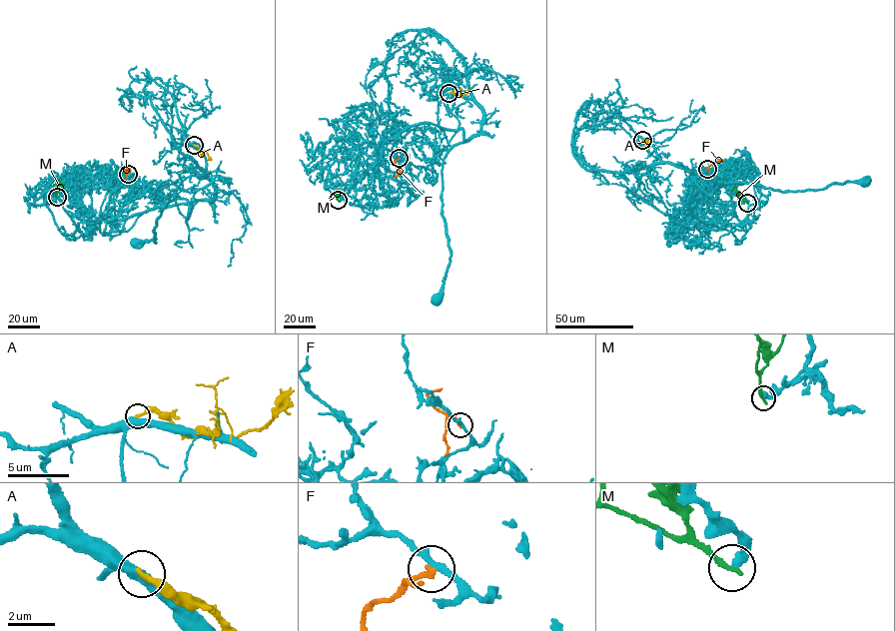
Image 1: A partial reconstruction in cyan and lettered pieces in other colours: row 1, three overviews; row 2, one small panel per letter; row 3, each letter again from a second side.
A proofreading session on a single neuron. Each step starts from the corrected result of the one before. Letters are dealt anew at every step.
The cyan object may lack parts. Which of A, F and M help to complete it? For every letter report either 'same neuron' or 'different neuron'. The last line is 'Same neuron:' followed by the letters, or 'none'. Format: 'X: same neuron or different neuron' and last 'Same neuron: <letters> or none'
A: different neuron
F: different neuron
M: different neuron
Same neuron: none

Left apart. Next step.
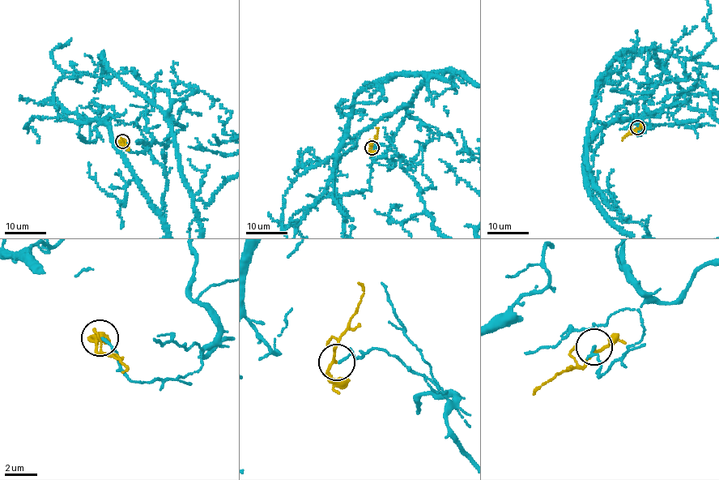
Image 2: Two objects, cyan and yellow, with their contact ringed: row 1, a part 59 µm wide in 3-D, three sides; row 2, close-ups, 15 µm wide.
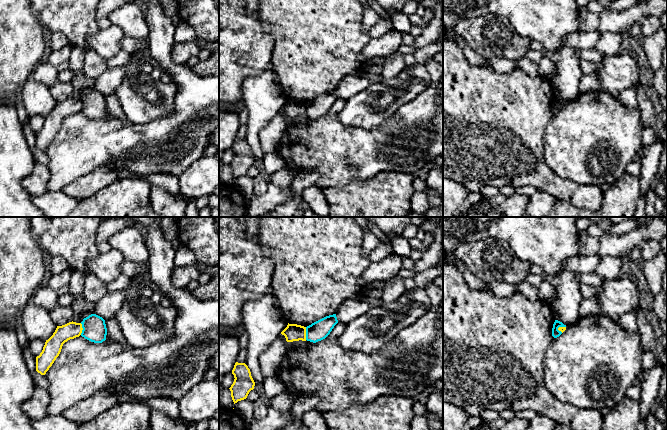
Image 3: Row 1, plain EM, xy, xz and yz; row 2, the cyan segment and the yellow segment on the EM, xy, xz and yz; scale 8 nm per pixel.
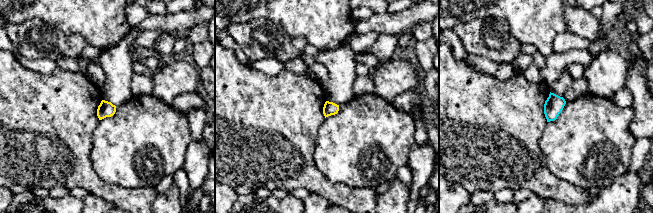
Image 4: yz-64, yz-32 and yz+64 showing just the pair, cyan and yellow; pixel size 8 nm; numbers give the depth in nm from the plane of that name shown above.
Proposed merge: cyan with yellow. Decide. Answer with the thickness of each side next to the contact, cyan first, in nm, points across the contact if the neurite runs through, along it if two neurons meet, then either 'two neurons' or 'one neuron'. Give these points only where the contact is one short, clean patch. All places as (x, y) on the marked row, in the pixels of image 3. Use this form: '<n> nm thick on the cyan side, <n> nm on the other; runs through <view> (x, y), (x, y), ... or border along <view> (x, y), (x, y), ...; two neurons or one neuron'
160 nm thick on the cyan side, 140 nm on the other; border along xz (305, 327), (306, 339); two neurons

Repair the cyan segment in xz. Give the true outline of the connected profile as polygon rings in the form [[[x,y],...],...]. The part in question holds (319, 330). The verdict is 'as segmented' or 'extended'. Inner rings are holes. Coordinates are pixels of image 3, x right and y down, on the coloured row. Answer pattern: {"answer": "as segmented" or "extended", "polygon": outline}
{"answer": "as segmented", "polygon": [[[336,314],[326,316],[306,327],[306,340],[316,343],[325,339],[338,323]]]}

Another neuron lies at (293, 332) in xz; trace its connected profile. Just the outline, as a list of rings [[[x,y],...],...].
[[[288,323],[281,334],[285,336],[287,342],[306,341],[306,327],[301,325]]]

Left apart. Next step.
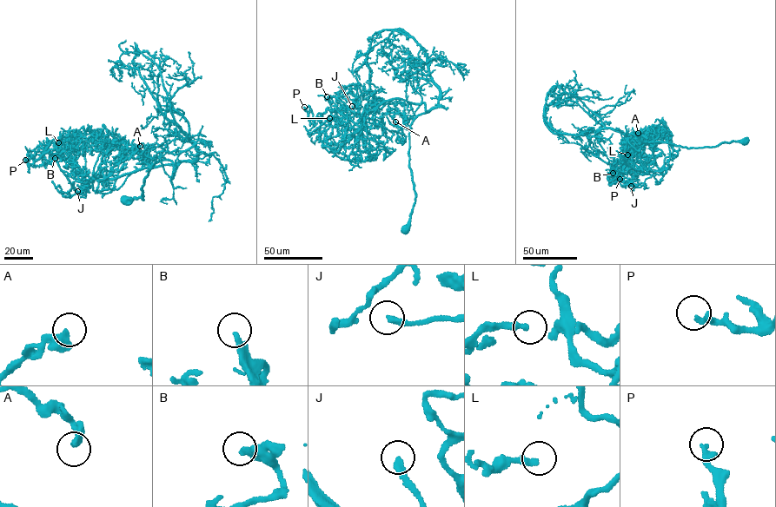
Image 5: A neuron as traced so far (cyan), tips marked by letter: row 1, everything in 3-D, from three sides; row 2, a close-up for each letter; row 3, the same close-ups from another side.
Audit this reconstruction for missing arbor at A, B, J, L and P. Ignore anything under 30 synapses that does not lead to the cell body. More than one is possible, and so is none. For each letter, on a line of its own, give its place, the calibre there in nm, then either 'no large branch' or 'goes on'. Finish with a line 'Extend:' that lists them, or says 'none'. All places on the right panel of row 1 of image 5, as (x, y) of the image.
A: at (638, 133); 400 nm thick; no large branch
B: at (613, 173); 300 nm thick; goes on
J: at (631, 186); 240 nm thick; goes on
L: at (627, 154); 280 nm thick; no large branch
P: at (620, 179); 320 nm thick; no large branch
Extend: B, J

